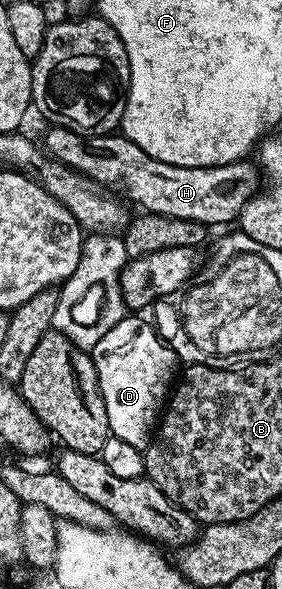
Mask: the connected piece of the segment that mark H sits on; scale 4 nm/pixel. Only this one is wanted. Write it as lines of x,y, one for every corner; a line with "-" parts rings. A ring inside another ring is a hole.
55,126
47,130
42,148
51,159
59,160
105,189
115,190
121,197
129,196
140,210
159,216
182,218
205,226
228,224
231,220
233,223
244,203
256,195
262,180
257,165
255,168
248,164
247,159
213,168
170,166
168,162
150,158
146,150
130,142
123,134
83,136
71,128

